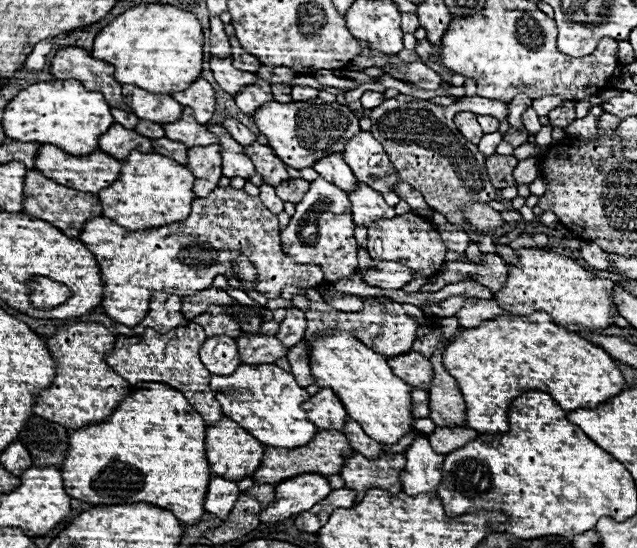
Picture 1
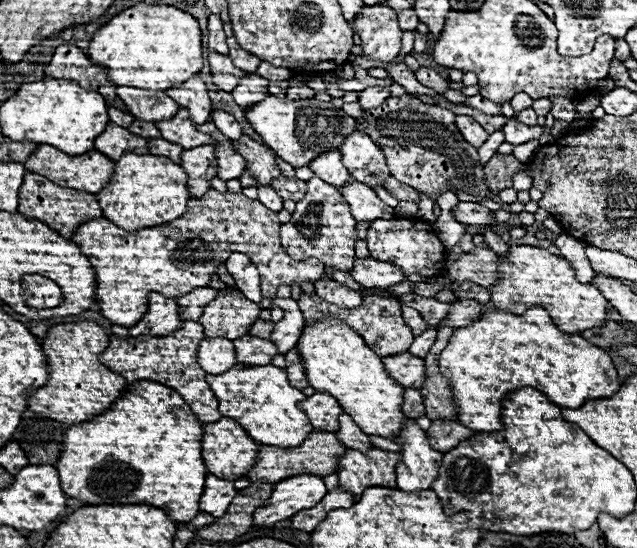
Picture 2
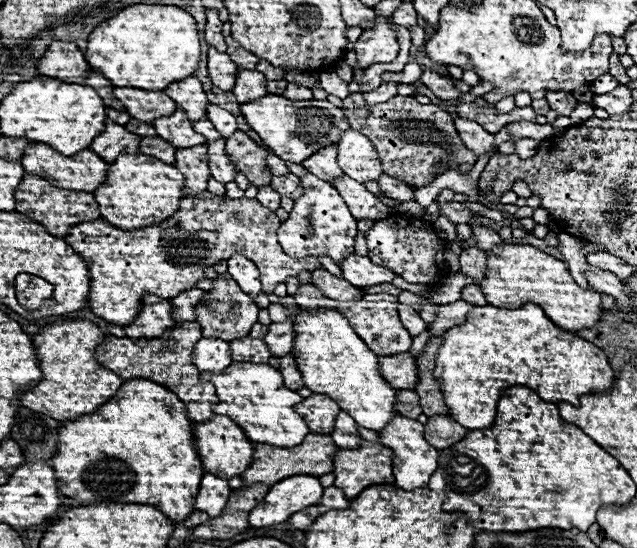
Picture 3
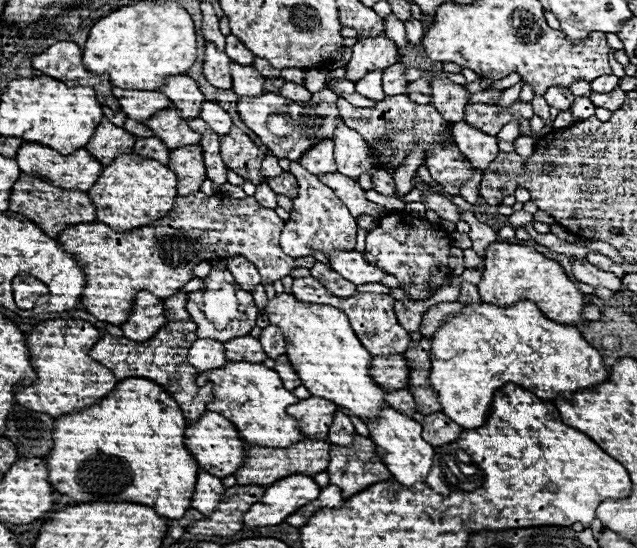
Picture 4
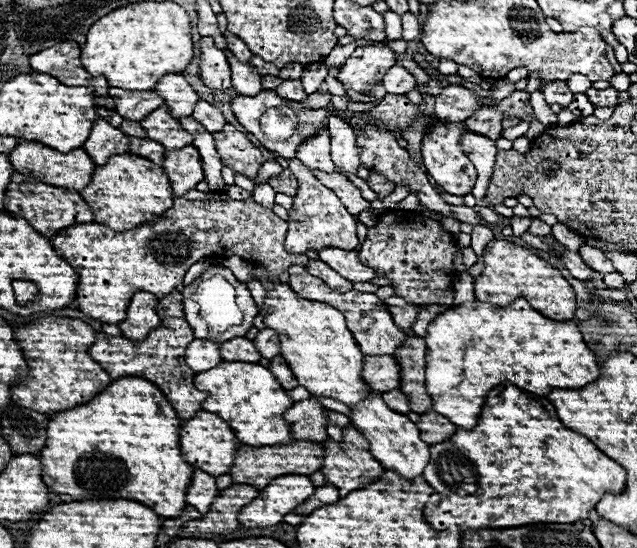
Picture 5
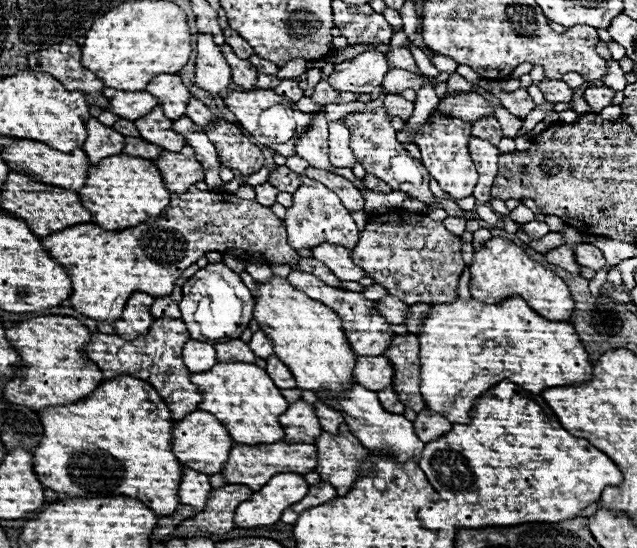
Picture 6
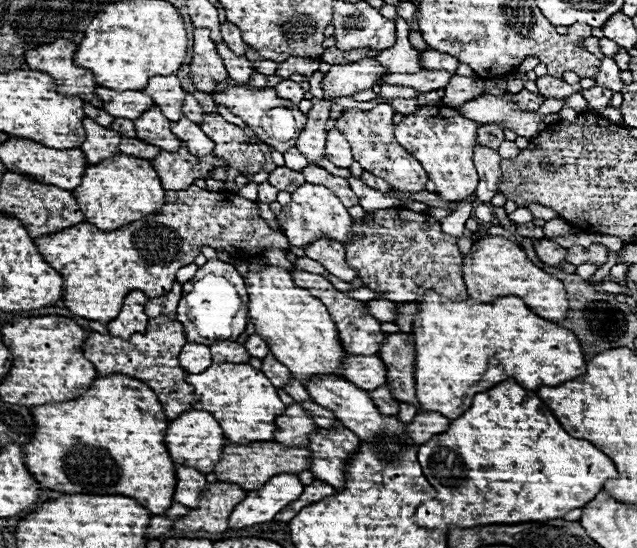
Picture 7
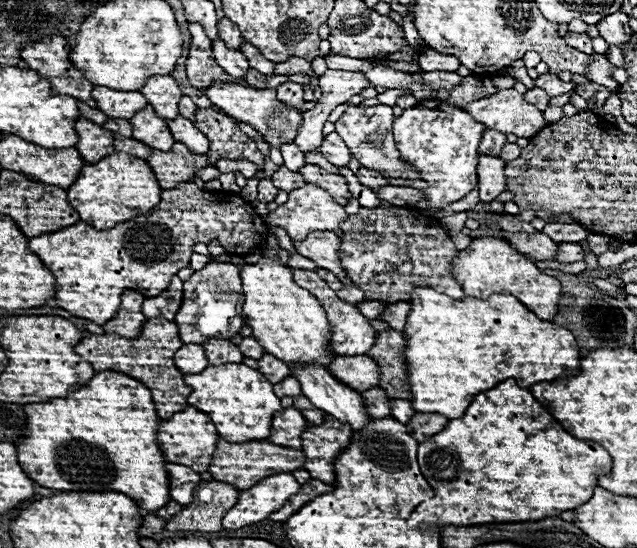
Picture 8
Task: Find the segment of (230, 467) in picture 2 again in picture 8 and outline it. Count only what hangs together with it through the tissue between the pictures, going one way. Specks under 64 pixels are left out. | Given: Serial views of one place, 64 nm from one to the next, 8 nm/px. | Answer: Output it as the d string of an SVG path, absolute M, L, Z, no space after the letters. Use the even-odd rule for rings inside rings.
M188 406L180 414L174 414L172 418L162 420L160 430L158 430L158 442L160 442L160 448L166 456L166 460L174 462L174 464L190 466L196 472L208 470L218 440L220 440L220 436L216 432L216 426L210 420L210 416L200 412L200 410L192 410L192 406Z

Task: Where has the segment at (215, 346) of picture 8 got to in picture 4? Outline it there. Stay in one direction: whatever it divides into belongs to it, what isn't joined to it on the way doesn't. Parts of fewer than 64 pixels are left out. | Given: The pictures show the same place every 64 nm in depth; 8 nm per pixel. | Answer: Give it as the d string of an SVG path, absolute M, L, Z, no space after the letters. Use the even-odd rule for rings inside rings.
M242 336L242 338L234 338L234 340L228 340L224 344L226 348L226 354L228 354L228 360L244 360L244 362L264 362L266 360L266 352L260 344L258 338L252 338L252 336Z

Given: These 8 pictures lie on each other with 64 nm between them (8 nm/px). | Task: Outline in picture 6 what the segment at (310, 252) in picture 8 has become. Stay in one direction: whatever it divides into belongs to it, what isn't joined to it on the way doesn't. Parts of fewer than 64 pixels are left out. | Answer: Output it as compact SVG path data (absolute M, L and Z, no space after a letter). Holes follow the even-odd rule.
M316 246L314 252L314 258L324 262L338 278L346 280L346 282L358 282L362 280L366 274L360 266L356 266L352 262L352 252L348 248L342 248L342 246Z

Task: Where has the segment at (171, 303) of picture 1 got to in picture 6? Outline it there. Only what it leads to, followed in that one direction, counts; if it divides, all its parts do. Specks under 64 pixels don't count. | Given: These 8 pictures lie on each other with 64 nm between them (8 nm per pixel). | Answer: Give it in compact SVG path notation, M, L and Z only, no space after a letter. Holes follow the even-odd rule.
M132 294L132 298L128 300L128 306L124 308L122 318L112 324L116 334L120 338L128 338L128 340L134 340L134 338L146 334L156 320L150 314L152 302L154 302L154 298L150 294Z

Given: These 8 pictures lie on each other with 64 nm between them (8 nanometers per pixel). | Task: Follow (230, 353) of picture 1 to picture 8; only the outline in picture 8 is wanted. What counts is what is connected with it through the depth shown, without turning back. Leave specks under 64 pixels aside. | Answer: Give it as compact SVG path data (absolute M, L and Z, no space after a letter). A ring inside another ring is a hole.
M182 346L174 362L182 374L198 374L208 366L208 358L202 346Z

